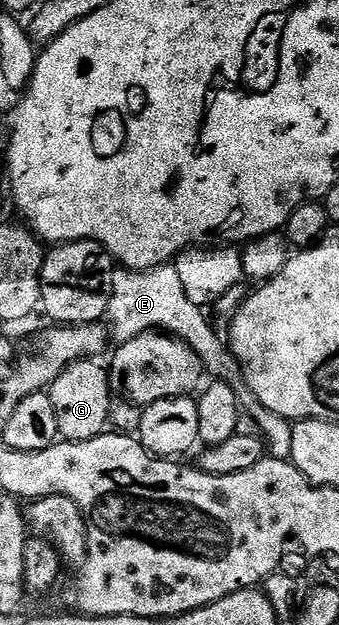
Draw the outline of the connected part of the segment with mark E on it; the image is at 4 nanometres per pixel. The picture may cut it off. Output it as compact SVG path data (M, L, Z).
M166 264L148 270L116 268L113 289L107 319L112 338L116 338L116 342L122 343L137 335L154 331L169 333L196 351L204 372L212 380L236 391L245 387L243 369L238 359L233 356L224 338L222 341L211 327L203 315L202 306L186 298L185 287L173 265Z

